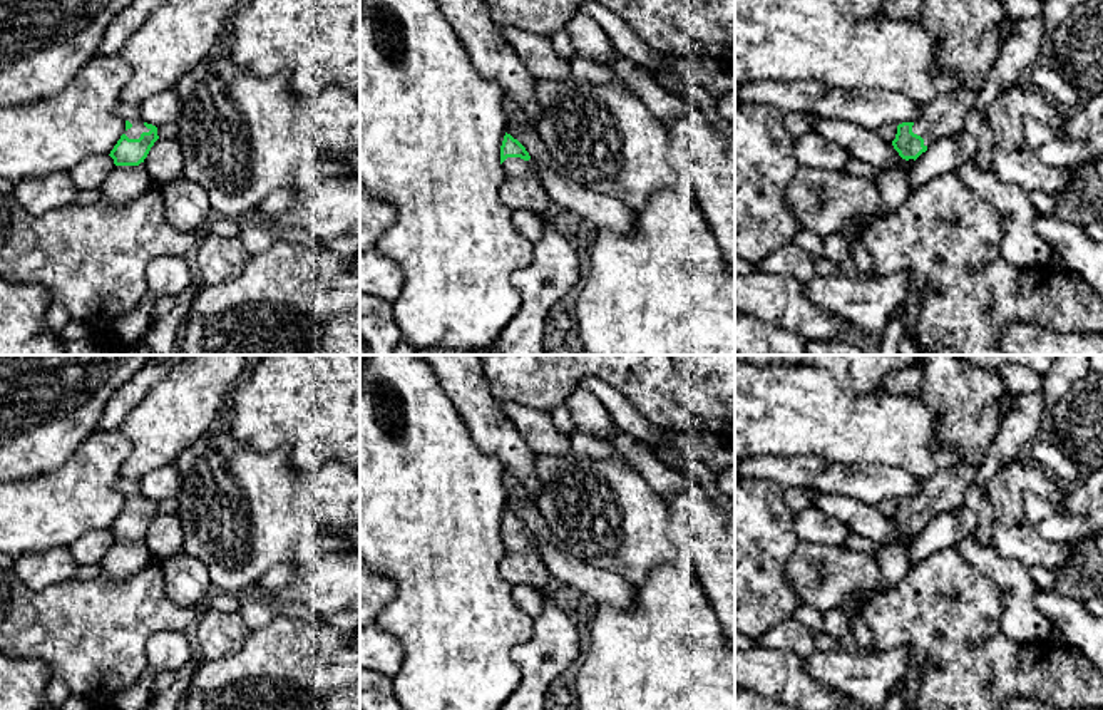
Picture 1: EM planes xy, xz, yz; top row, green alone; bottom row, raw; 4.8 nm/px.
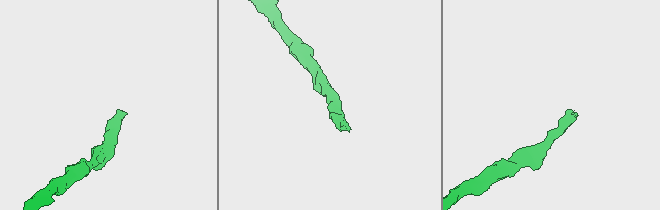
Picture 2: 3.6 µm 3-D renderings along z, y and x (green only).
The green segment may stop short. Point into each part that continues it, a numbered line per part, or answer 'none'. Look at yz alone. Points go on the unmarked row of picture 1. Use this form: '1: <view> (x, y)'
1: yz (966, 399)

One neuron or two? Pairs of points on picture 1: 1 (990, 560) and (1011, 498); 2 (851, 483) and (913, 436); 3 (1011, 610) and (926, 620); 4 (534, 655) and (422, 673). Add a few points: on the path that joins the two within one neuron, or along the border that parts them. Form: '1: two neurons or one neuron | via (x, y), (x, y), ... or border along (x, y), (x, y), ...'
1: two neurons | border along (990, 546), (1028, 568)
2: two neurons | border along (836, 464), (891, 464), (914, 474)
3: two neurons | border along (986, 575), (998, 590), (1000, 628), (1025, 643)
4: two neurons | border along (534, 625), (511, 652), (521, 675), (513, 692)

